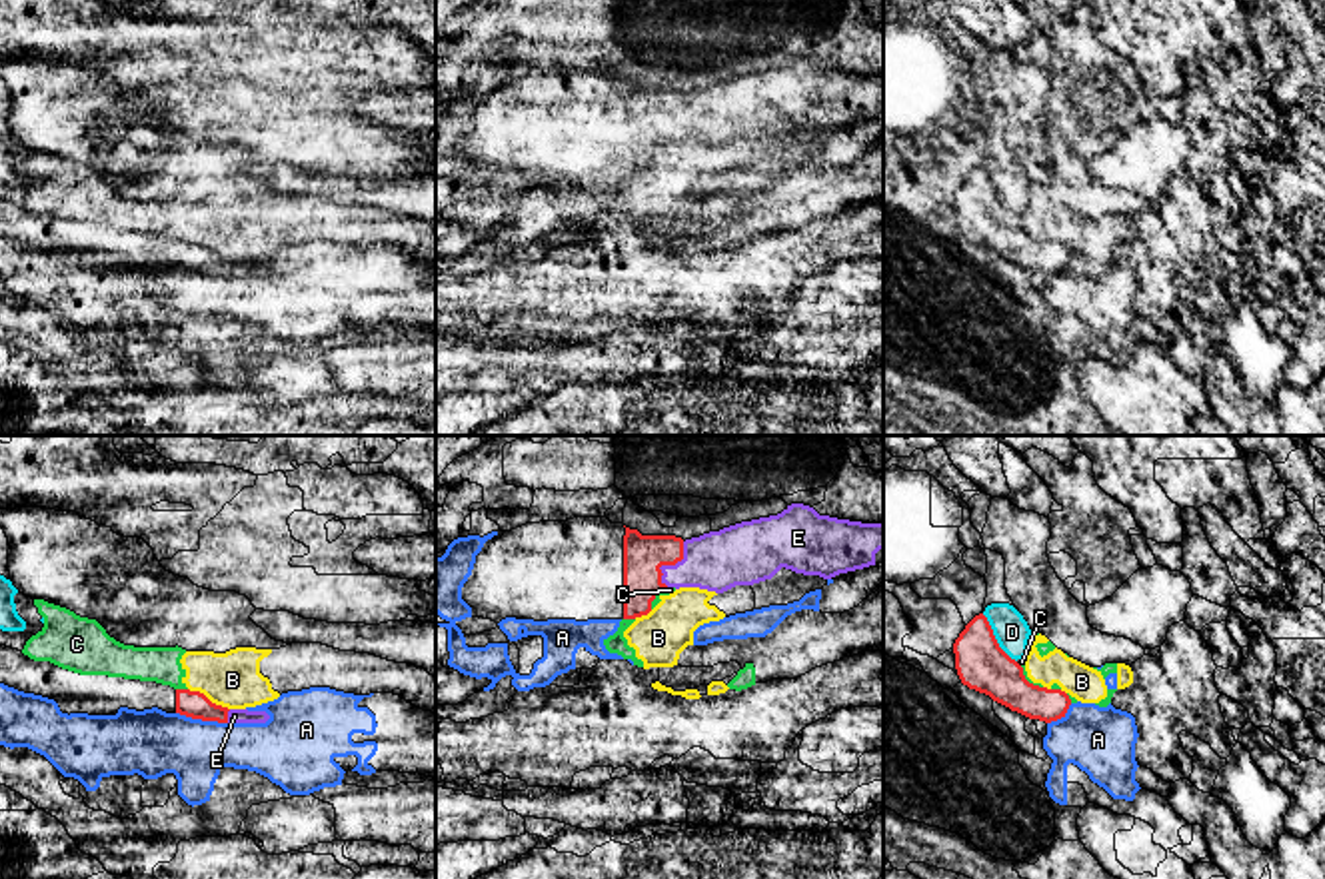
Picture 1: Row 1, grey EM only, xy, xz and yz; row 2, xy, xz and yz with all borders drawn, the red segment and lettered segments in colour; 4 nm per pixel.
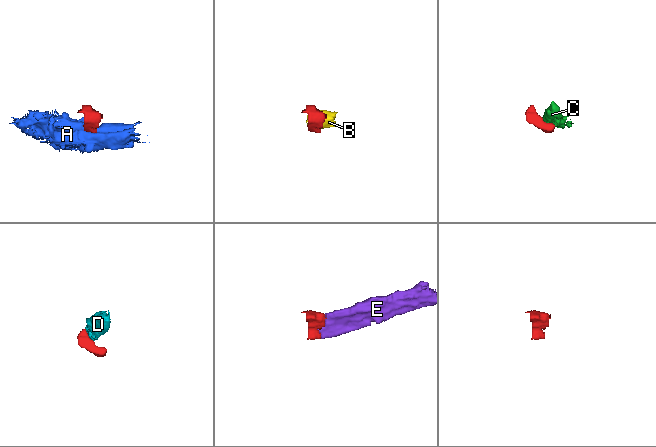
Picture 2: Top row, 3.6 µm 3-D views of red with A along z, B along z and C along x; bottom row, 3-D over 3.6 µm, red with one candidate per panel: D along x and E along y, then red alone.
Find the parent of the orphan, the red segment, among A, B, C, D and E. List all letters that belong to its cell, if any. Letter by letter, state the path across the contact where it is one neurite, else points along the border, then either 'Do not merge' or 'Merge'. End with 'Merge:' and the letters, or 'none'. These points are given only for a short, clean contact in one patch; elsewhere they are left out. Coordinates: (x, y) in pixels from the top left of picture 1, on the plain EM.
A: Boundary: xy (176, 264), (188, 270), (226, 276). Do not merge
B: Boundary: xy (188, 240), (228, 262). Do not merge
C: Boundary: xy (176, 240), (186, 242). Do not merge
D: Boundary: yz (982, 166), (996, 194), (1016, 214). Do not merge
E: Path across: xz (642, 106), (650, 114), (670, 116), (720, 112). Merge
Merge: E

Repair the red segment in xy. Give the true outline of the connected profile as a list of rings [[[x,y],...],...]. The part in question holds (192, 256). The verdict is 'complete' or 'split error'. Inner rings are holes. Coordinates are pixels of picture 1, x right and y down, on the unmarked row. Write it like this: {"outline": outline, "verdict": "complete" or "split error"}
{"outline": [[[0,198],[0,236],[54,252],[68,268],[116,268],[120,260],[136,264],[158,260],[166,266],[218,276],[266,276],[270,272],[266,264],[216,258],[200,244],[174,242],[156,234],[80,228],[50,214],[34,214],[6,198]]], "verdict": "split error"}

